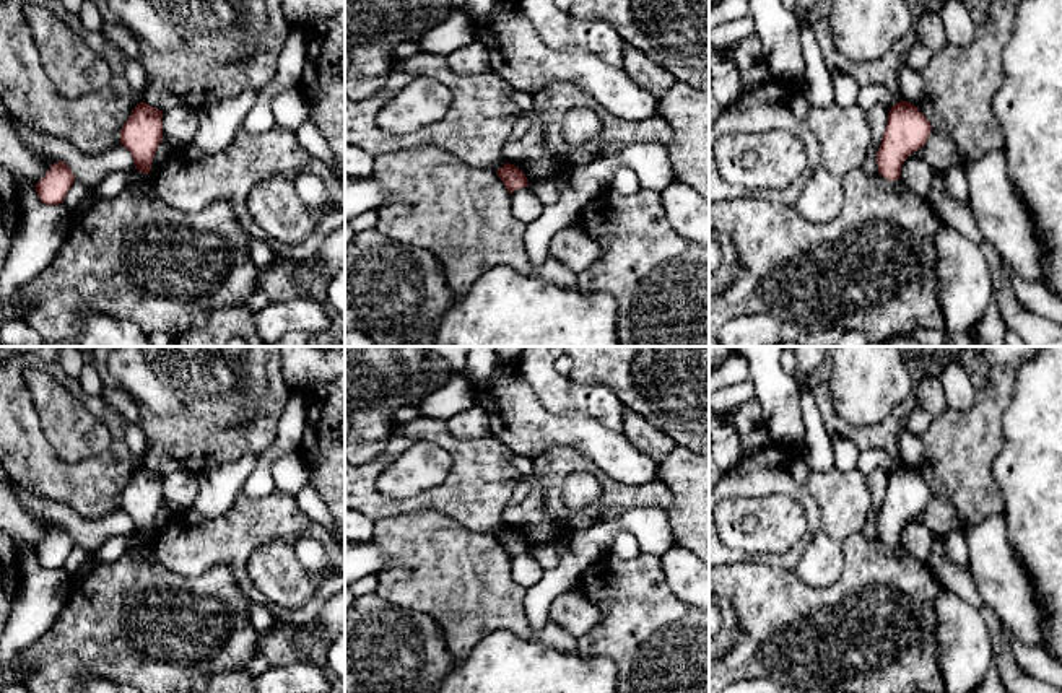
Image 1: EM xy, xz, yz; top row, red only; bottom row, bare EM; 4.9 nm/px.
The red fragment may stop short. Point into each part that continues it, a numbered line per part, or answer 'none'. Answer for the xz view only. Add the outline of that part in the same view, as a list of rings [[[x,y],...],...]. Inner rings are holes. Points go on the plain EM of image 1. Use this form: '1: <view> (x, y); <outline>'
none

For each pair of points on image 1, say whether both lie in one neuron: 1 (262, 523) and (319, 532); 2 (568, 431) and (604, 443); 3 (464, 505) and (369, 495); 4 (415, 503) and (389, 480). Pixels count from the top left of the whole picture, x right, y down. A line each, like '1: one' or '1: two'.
1: two
2: one
3: one
4: two

